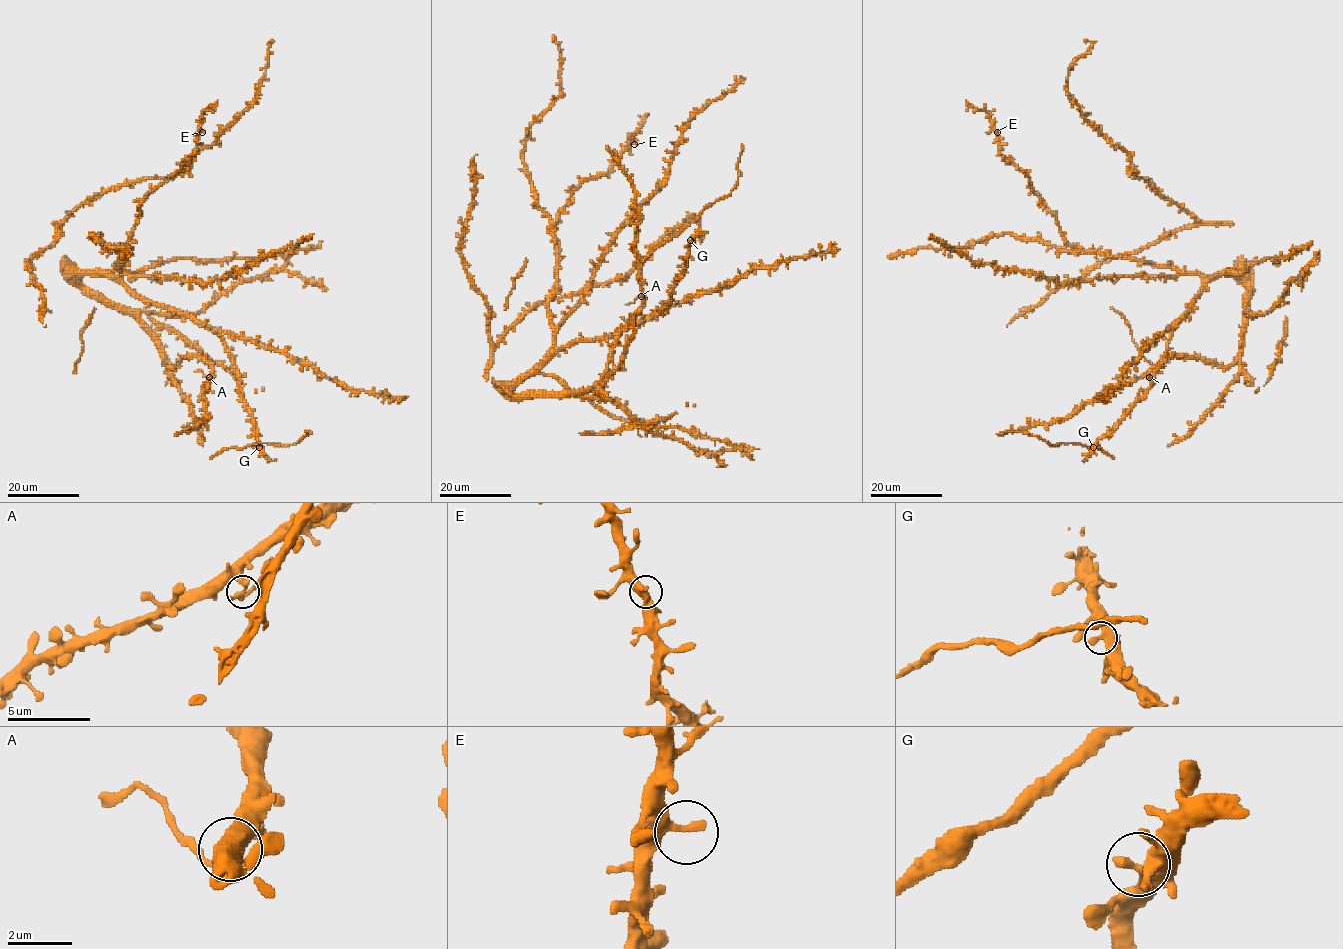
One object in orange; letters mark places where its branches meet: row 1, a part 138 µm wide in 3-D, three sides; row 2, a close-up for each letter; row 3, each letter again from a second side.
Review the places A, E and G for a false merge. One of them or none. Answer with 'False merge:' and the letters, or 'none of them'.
False merge: A

